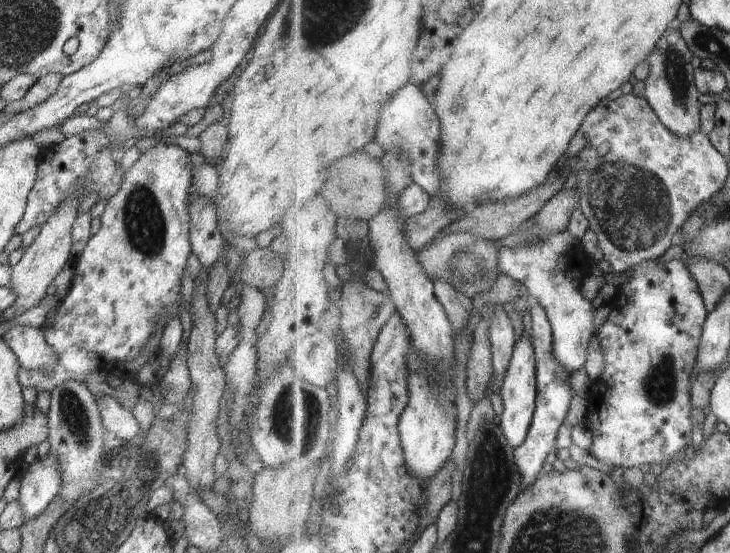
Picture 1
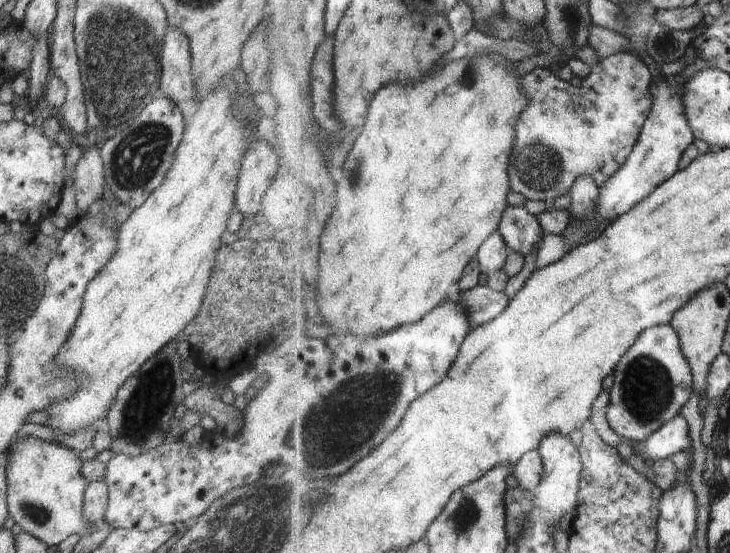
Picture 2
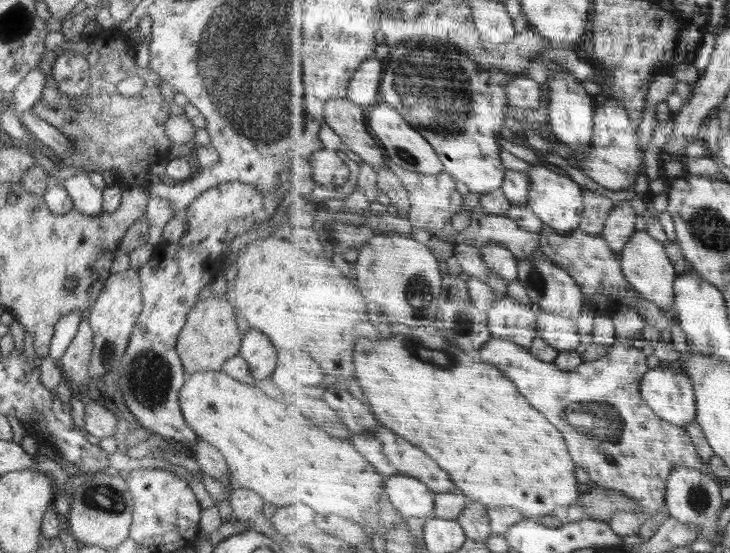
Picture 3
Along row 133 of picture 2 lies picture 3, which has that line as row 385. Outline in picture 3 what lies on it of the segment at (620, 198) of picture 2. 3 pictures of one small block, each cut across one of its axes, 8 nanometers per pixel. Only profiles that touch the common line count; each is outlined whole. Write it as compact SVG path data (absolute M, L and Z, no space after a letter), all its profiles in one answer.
M656 367L646 374L642 393L650 408L663 420L686 429L697 420L698 396L692 380L669 367Z

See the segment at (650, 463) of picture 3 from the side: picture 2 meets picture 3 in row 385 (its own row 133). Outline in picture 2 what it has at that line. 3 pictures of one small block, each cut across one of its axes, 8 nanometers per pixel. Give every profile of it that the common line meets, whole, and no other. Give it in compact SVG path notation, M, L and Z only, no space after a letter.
M636 50L635 52L618 52L606 59L600 59L600 61L593 66L593 71L590 76L584 80L584 83L580 88L578 84L570 84L561 80L550 68L536 68L530 74L521 77L521 84L525 86L525 92L529 93L532 97L532 103L526 108L526 116L522 116L520 124L518 124L518 144L514 146L514 164L510 166L511 184L512 189L516 193L521 193L528 199L544 201L552 203L556 198L564 196L565 194L572 194L574 184L583 176L592 176L600 188L604 187L610 179L612 179L621 169L624 164L629 160L634 148L637 147L639 140L641 139L642 132L645 125L652 115L654 109L653 100L653 86L655 84L654 76L652 76L652 70L646 64L644 56L646 53Z

